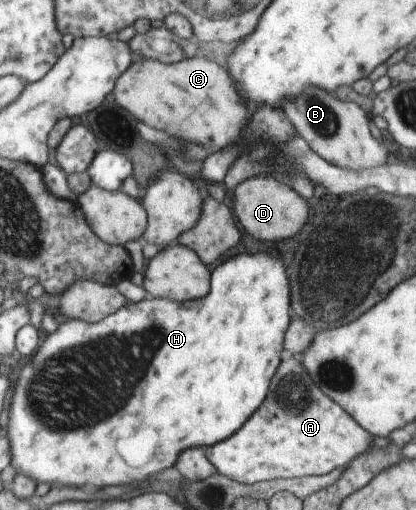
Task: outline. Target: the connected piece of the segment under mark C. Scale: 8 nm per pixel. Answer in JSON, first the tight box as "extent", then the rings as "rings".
{"extent":[112,55,251,155],"rings":[[[193,55],[174,64],[157,60],[130,64],[129,69],[118,77],[112,93],[116,108],[125,109],[132,119],[165,131],[183,142],[199,144],[211,155],[213,151],[237,143],[251,119],[233,81],[231,74],[217,63]]]}

